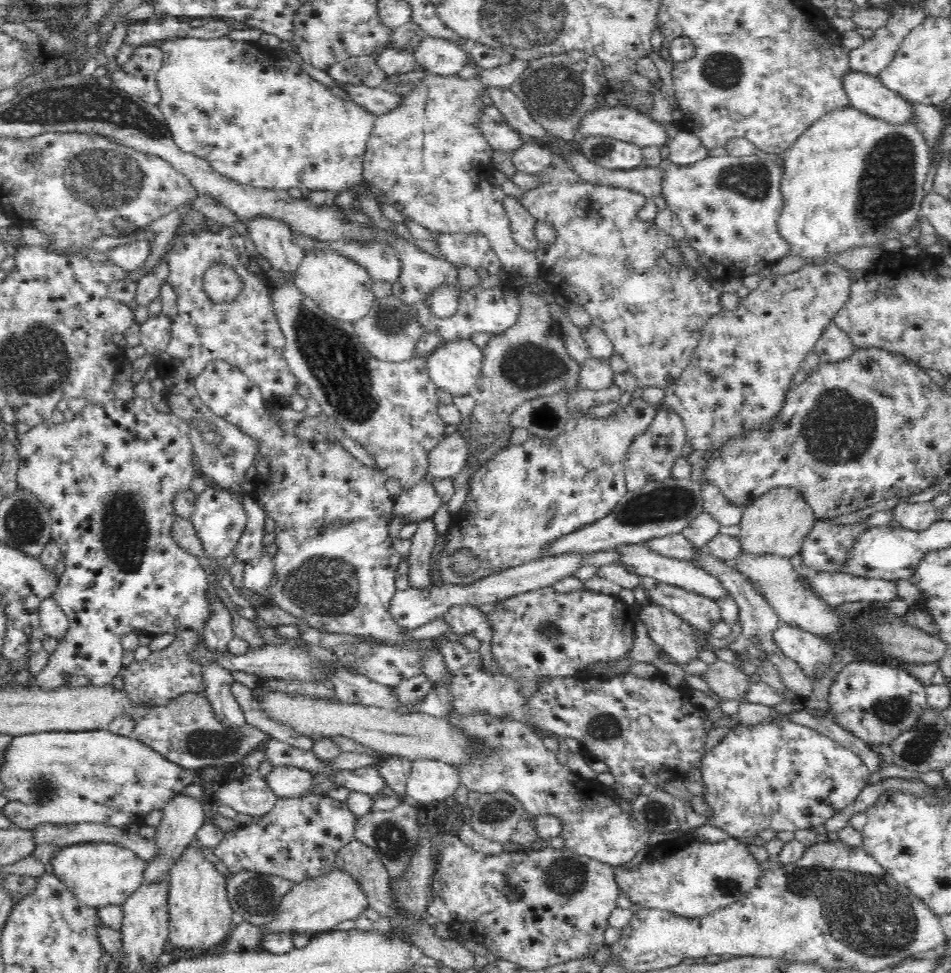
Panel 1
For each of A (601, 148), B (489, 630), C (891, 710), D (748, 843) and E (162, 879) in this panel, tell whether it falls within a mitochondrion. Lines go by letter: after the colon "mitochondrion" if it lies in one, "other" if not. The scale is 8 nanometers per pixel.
A: mitochondrion
B: other
C: mitochondrion
D: other
E: other

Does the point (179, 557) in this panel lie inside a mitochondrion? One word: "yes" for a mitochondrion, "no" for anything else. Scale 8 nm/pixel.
no

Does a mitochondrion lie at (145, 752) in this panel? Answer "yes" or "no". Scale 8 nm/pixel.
no

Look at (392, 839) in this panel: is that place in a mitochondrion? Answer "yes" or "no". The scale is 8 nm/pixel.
yes

